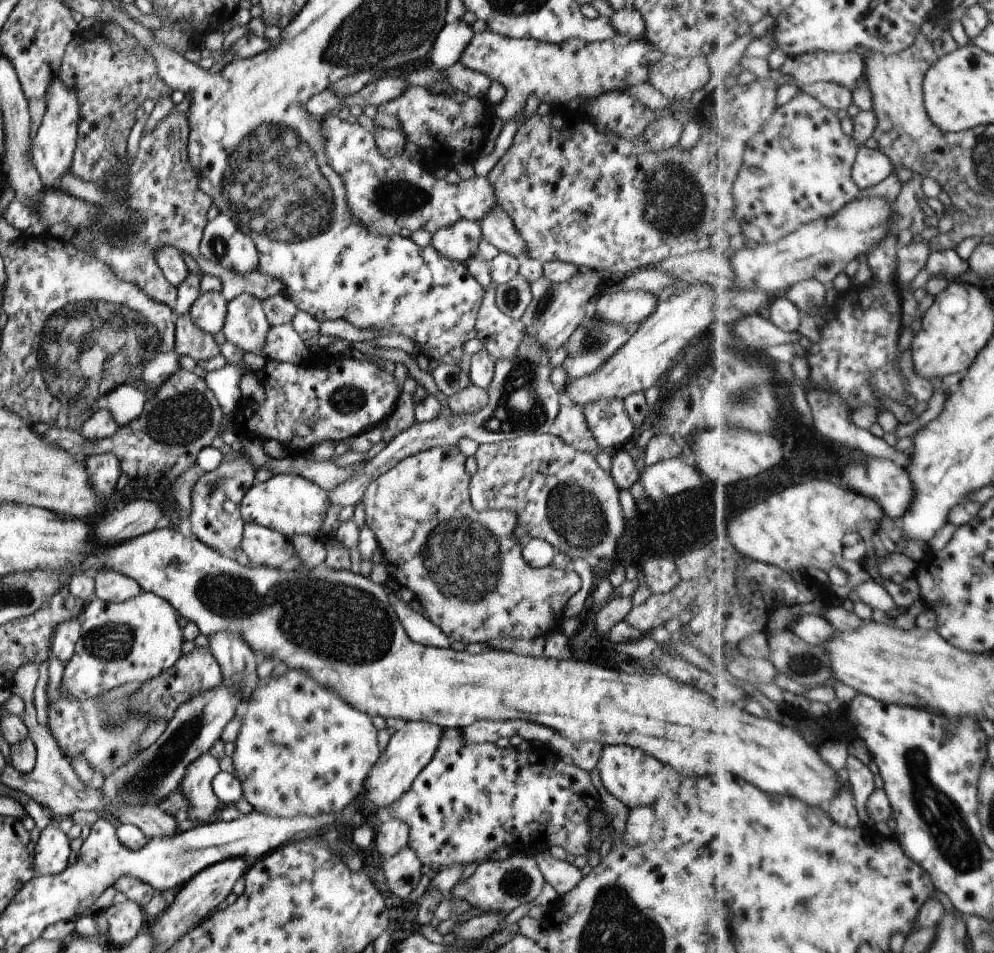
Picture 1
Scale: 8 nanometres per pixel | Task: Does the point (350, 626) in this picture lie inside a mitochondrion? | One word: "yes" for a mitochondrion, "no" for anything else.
yes

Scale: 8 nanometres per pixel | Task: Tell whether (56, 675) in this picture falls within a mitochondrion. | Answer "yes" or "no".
no

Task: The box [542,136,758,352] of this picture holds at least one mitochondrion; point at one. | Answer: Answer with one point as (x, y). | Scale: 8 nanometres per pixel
(676, 204)

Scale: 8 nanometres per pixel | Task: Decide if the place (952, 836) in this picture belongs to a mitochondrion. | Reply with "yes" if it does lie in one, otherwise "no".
yes

